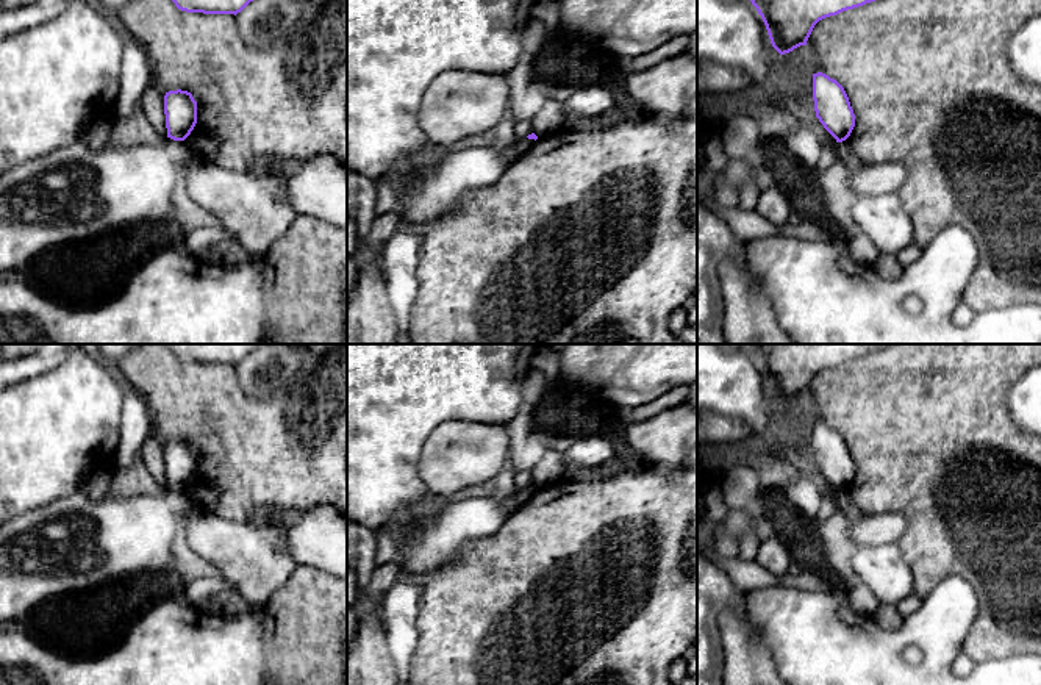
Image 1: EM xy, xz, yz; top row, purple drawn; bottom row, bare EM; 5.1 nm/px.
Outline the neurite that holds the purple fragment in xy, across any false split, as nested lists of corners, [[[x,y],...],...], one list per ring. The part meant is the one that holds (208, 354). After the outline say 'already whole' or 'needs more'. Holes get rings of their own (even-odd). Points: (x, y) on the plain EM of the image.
[[[167,344],[186,363],[238,364],[250,352],[266,344]]]; already whole

